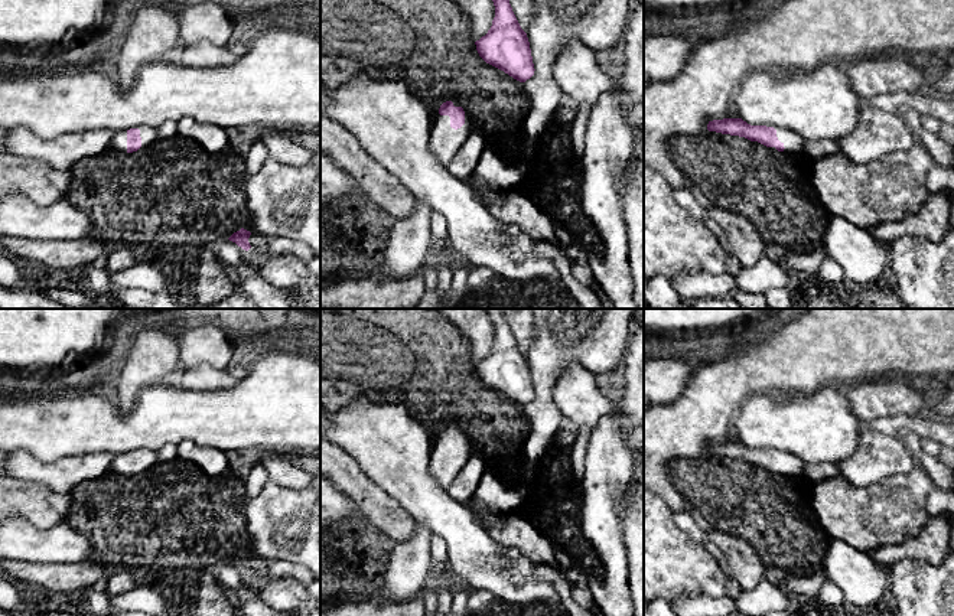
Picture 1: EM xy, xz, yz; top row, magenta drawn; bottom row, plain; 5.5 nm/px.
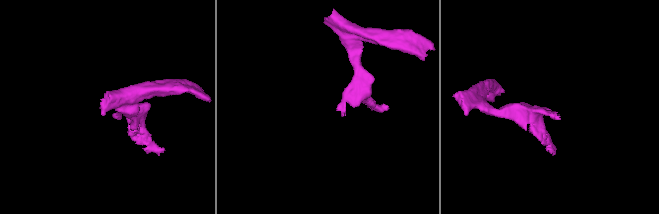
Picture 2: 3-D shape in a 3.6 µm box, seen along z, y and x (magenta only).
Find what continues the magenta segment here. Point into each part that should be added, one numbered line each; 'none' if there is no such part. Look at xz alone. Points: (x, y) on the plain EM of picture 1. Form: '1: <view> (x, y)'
1: xz (445, 465)

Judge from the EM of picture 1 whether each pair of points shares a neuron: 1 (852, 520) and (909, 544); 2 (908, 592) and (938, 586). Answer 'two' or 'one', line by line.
1: two
2: one

